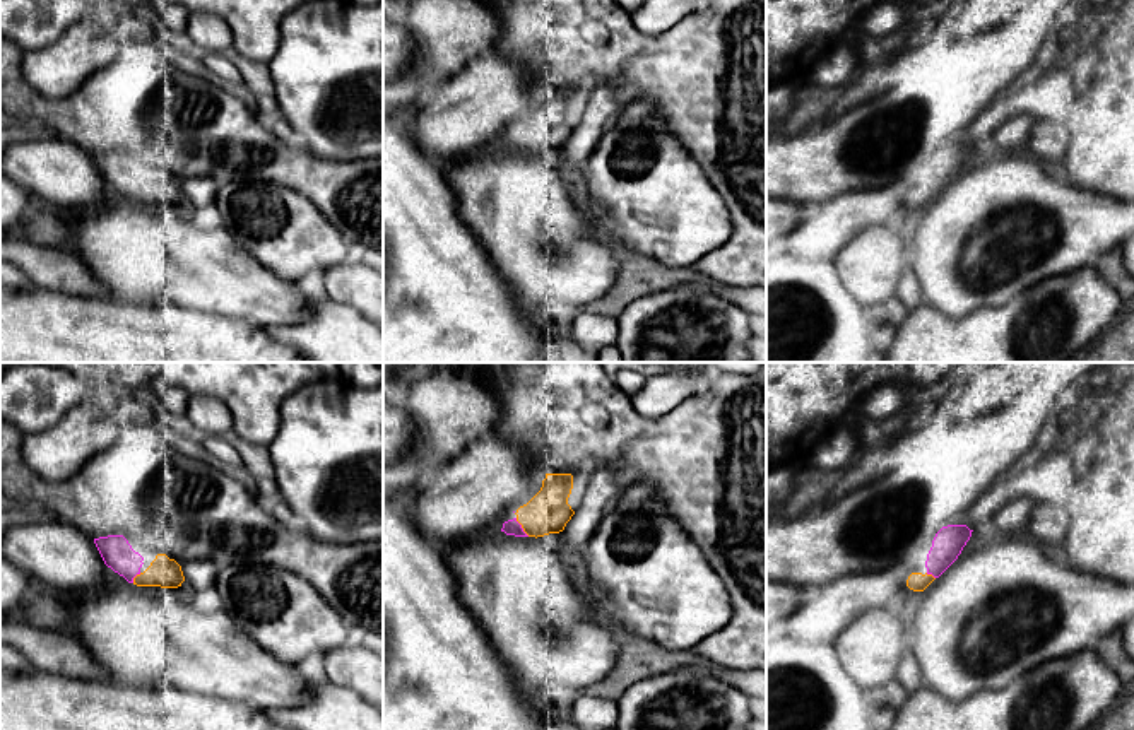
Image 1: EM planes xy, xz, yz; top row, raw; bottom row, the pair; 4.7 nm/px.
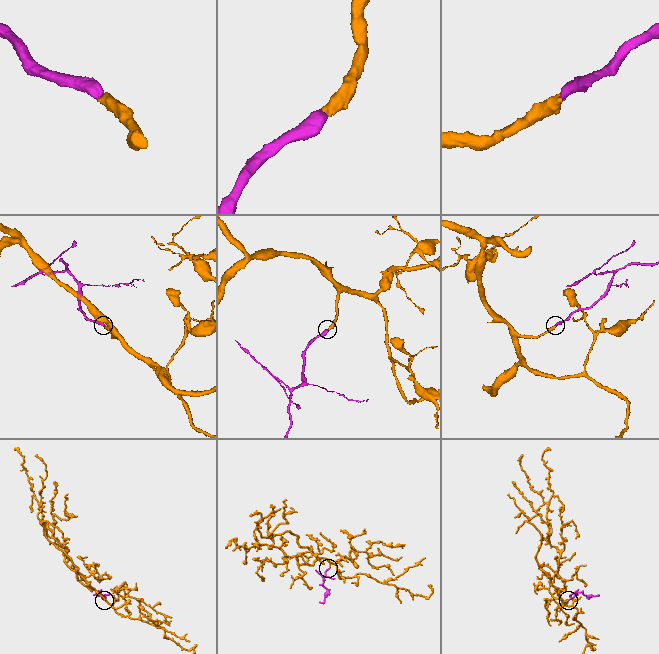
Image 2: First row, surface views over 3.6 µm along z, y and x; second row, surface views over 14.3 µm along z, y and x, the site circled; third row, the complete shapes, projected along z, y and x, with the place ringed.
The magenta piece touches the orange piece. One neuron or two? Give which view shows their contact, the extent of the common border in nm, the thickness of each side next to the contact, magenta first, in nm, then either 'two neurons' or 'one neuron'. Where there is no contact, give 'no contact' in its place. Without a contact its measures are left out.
xz | 110 nm | 80/200 nm | one neuron

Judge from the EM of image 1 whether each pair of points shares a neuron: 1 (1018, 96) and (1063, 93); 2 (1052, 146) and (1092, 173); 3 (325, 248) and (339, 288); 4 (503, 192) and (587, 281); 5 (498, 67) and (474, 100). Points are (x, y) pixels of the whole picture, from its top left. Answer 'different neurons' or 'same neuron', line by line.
1: same neuron
2: different neurons
3: different neurons
4: same neuron
5: same neuron

